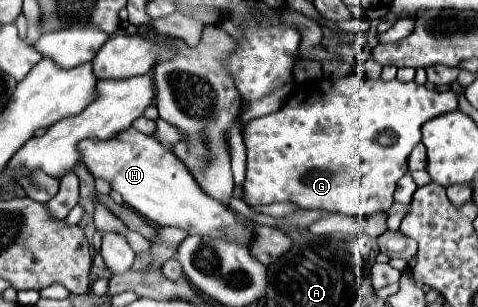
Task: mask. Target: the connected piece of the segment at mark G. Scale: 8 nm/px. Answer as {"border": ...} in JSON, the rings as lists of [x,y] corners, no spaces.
{"border":[[[359,74],[311,82],[297,88],[277,112],[245,124],[247,176],[241,198],[249,206],[293,202],[305,210],[327,210],[351,216],[383,212],[393,202],[397,180],[407,172],[409,152],[421,142],[421,126],[453,110],[457,110],[457,94],[453,90],[427,90],[415,82],[369,80]]]}

